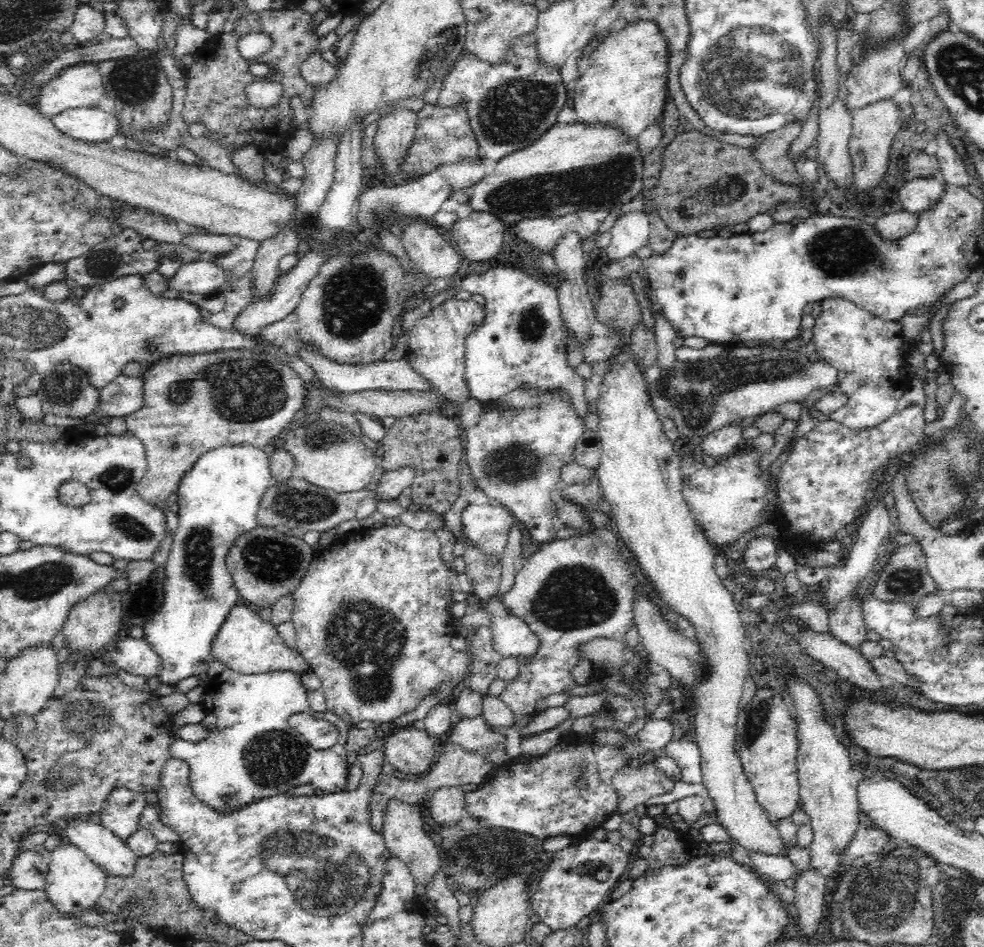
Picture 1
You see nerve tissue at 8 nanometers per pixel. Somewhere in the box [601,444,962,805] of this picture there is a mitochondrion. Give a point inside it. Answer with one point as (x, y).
(904, 581)

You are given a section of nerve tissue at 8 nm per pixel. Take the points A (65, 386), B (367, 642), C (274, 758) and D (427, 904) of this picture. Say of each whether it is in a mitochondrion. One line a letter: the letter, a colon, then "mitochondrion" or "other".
A: mitochondrion
B: mitochondrion
C: mitochondrion
D: other

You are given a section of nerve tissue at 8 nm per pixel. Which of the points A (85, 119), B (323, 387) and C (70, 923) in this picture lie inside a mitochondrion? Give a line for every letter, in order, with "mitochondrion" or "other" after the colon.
A: other
B: other
C: other

